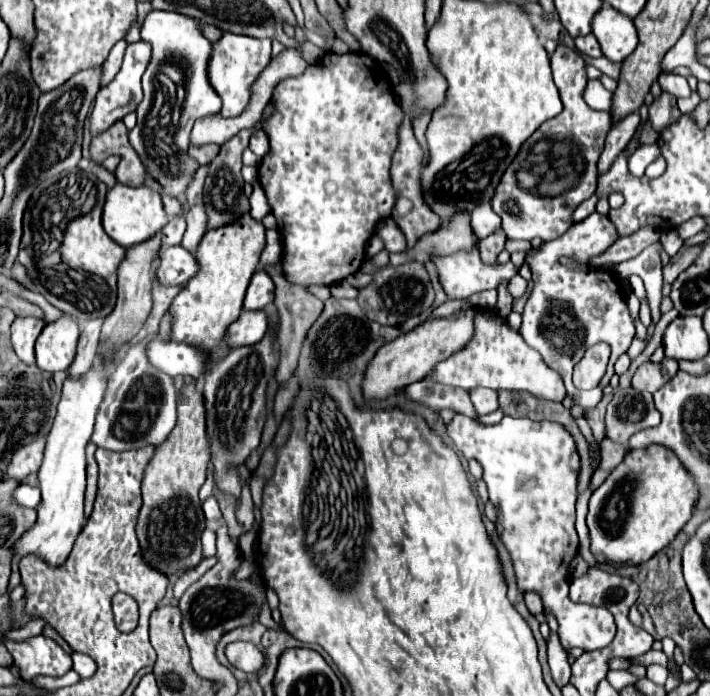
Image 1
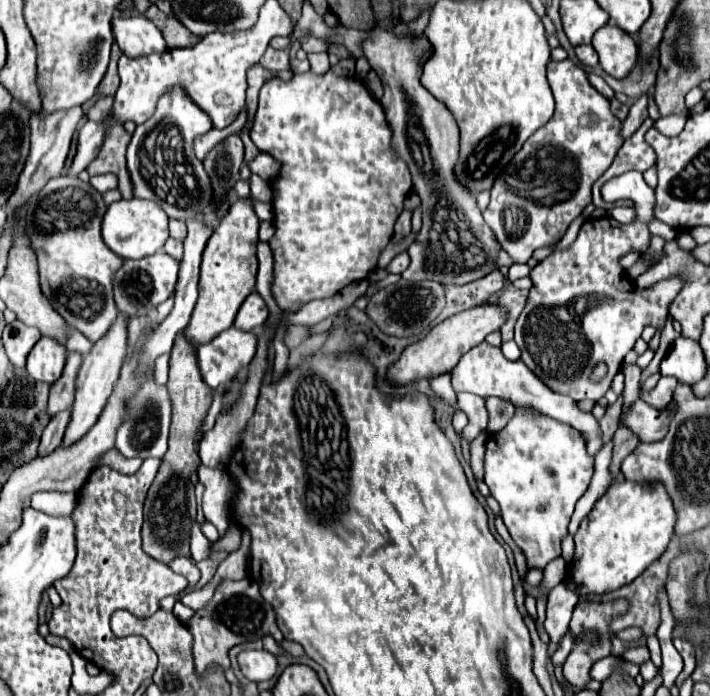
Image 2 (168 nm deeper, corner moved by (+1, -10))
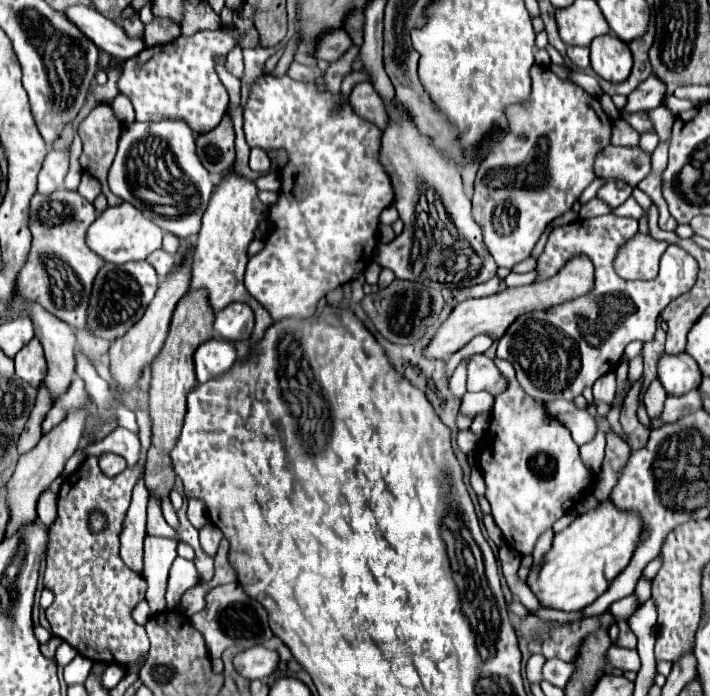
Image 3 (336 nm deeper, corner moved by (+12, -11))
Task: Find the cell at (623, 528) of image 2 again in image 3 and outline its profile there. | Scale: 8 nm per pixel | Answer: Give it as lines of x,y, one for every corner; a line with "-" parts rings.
610,500
596,510
578,516
566,530
554,536
552,548
538,566
530,568
526,584
542,608
576,612
592,604
608,584
628,566
642,534
642,520
636,512
622,512

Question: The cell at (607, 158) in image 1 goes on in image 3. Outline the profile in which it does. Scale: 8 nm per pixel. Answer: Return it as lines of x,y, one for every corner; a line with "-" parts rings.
652,72
652,76
648,76
648,80
644,80
644,84
640,84
628,96
628,104
622,112
626,114
626,112
638,112
638,110
652,110
662,104
664,94
666,94
664,82

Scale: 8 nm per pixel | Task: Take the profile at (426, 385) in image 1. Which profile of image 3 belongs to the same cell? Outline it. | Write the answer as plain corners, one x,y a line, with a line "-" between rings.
476,336
476,338
472,338
464,348
460,348
458,352
454,352
454,354
450,356
448,374
454,372
454,368
460,364
460,360
464,360
464,358
468,358
468,356
472,356
472,354
482,354
482,352
486,352
490,346
492,346
492,338
488,338
488,336

